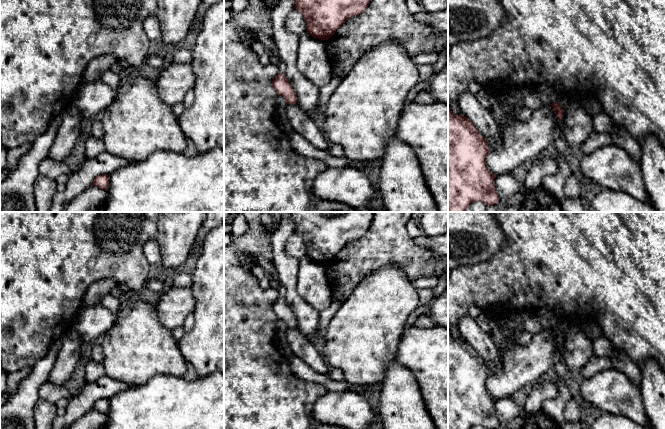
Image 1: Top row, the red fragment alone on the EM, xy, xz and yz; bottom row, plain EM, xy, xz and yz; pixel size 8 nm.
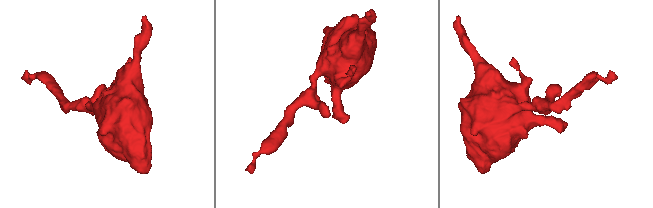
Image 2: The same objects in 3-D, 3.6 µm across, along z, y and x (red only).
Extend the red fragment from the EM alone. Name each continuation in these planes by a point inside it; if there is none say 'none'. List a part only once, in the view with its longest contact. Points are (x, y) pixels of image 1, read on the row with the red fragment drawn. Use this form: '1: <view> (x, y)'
none

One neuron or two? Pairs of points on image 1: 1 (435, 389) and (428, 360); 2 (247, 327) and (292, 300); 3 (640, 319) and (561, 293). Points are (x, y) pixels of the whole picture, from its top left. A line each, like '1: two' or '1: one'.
1: one
2: two
3: one

